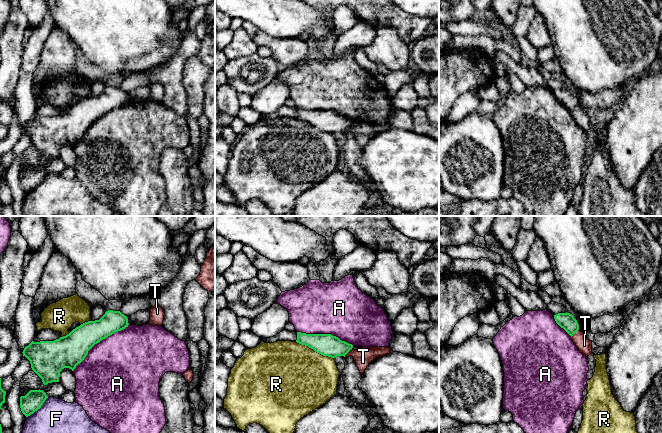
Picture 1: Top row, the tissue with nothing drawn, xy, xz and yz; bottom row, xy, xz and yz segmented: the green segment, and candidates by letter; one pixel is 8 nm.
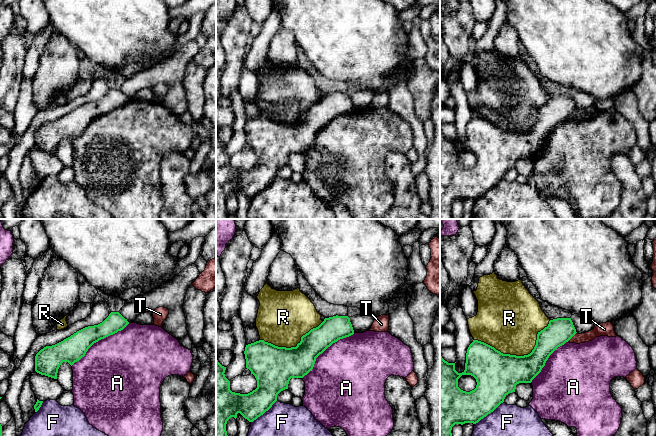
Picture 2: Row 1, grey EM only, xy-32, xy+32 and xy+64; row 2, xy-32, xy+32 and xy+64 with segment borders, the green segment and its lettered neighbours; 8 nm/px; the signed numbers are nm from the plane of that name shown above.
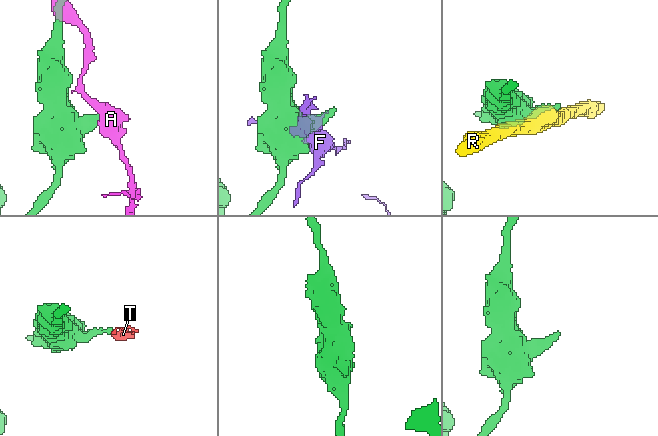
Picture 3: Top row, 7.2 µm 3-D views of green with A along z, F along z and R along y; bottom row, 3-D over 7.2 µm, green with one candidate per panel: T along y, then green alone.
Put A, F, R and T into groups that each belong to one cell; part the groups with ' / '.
A / F / R / T

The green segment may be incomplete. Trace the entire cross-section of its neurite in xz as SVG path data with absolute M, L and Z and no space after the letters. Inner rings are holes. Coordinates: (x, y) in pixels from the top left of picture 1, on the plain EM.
M297 108L297 119L308 122L315 128L335 134L344 132L353 124L352 120L340 116L331 110L306 110Z

